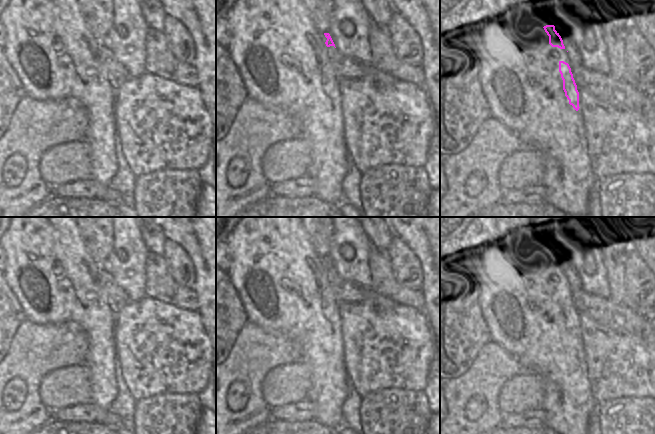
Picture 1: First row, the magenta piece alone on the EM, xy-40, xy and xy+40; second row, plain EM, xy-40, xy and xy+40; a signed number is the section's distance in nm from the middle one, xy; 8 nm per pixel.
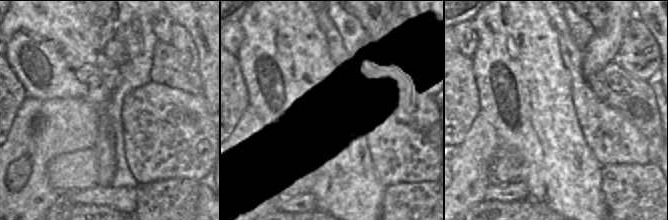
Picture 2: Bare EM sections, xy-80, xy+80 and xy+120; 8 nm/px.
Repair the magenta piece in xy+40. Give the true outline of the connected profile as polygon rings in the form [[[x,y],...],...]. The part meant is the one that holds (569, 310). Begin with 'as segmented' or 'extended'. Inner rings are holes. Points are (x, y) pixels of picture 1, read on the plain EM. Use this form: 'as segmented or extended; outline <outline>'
extended; outline [[[559,285],[563,314],[569,328],[581,334],[587,378],[596,401],[620,397],[650,397],[655,399],[655,335],[650,345],[643,344],[640,331],[616,331],[596,321],[591,315],[575,307],[568,287]]]

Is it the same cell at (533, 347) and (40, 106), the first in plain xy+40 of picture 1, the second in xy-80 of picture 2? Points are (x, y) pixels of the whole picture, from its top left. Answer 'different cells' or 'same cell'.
different cells

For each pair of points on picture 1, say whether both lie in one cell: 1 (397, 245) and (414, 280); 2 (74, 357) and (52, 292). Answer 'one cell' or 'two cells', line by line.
1: one cell
2: two cells

